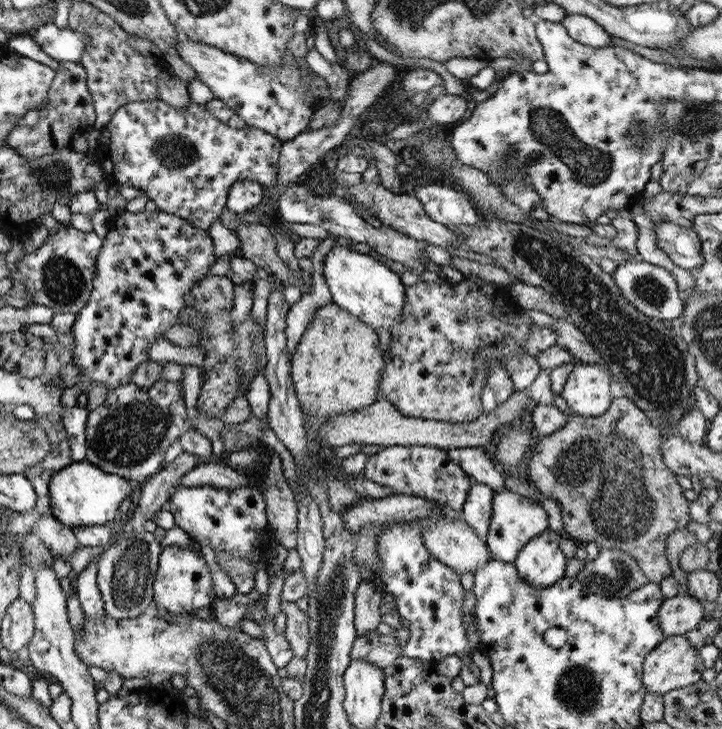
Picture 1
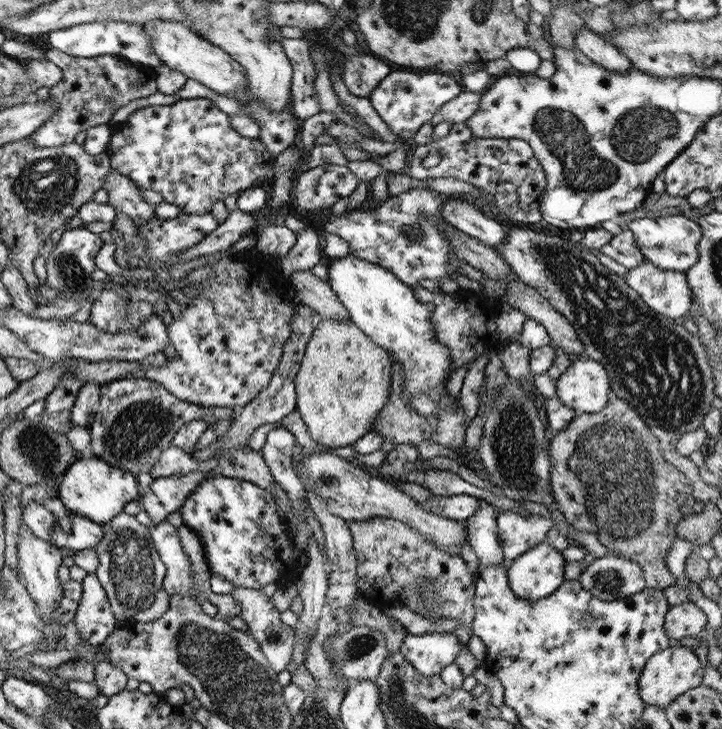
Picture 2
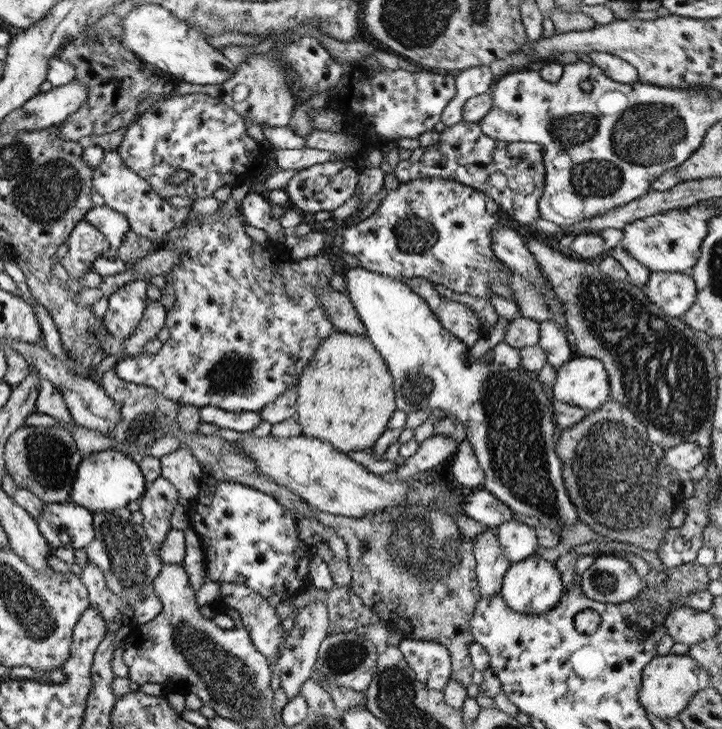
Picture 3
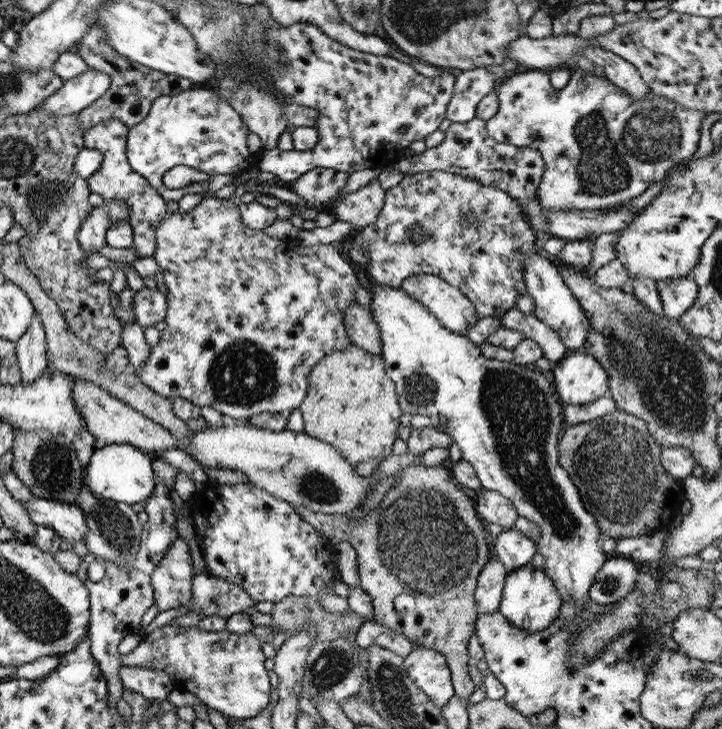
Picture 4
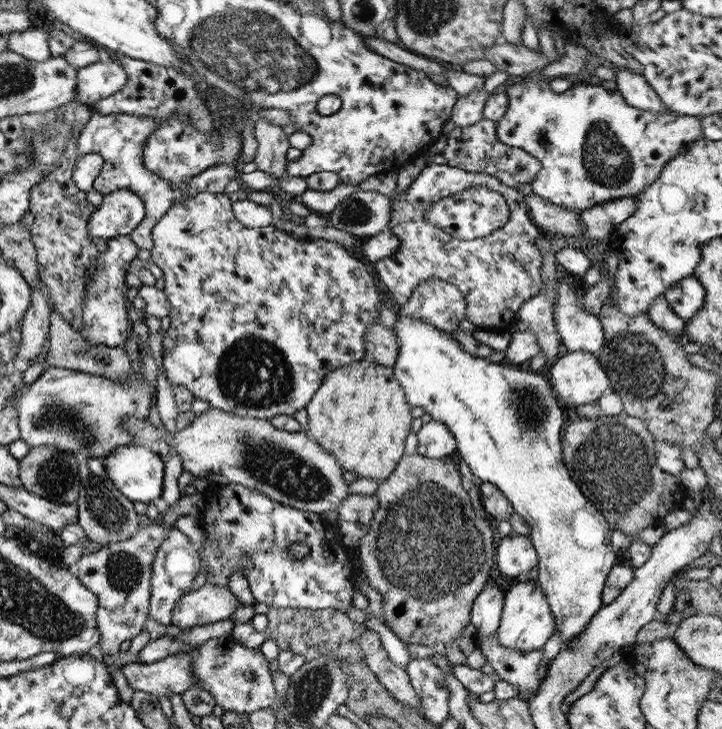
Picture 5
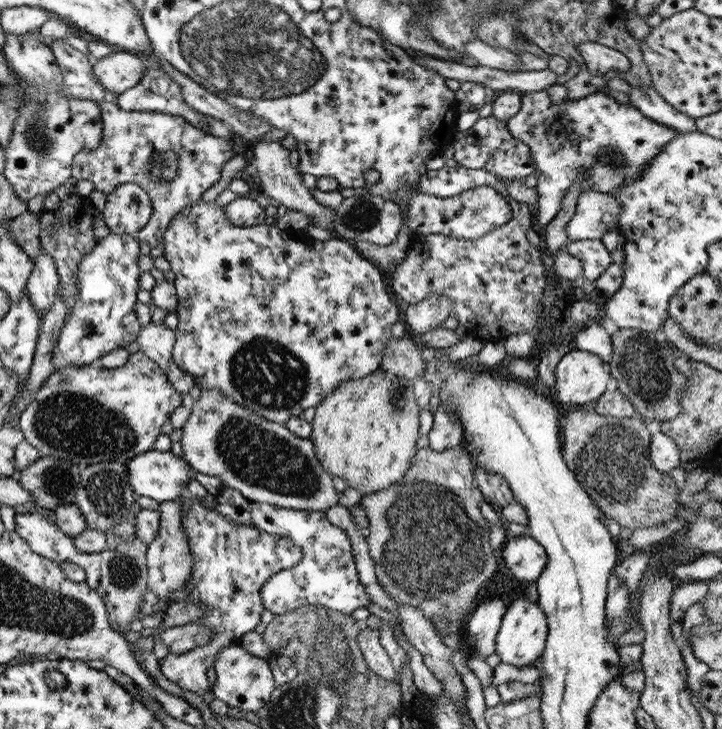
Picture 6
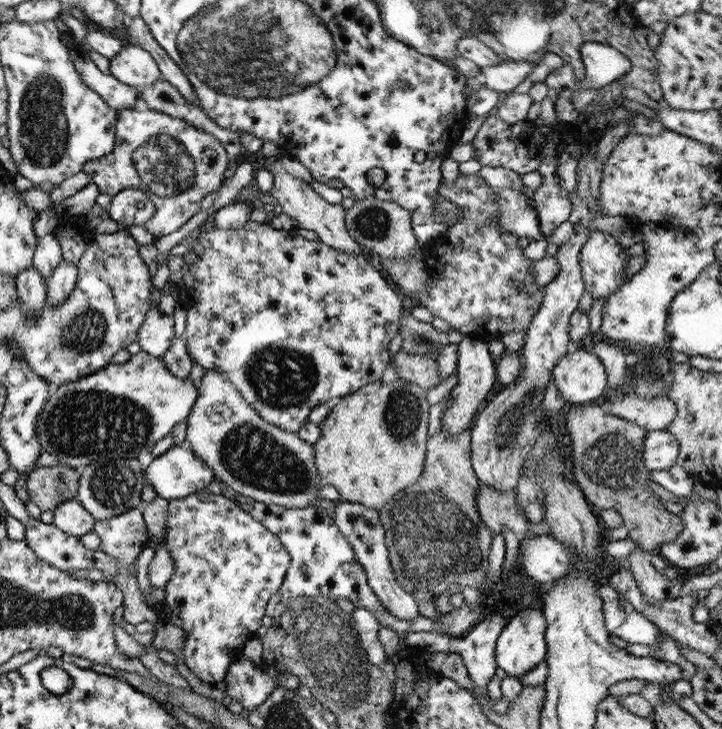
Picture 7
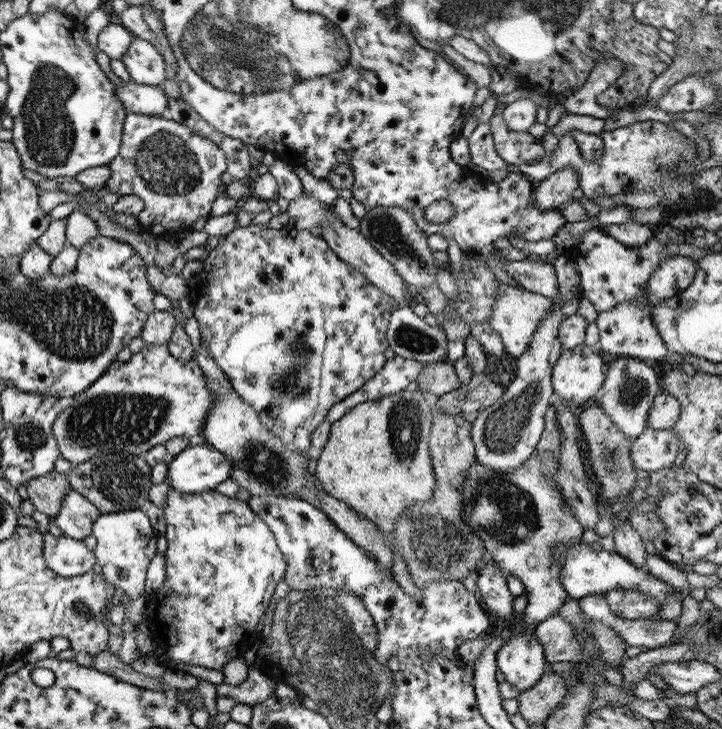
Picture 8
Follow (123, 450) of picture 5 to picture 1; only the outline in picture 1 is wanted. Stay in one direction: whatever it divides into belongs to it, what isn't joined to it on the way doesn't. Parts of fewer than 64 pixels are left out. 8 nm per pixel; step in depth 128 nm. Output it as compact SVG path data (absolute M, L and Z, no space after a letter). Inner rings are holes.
M86 461L72 462L54 472L48 482L48 512L65 527L106 525L118 514L119 503L130 496L131 485L127 479L103 472Z

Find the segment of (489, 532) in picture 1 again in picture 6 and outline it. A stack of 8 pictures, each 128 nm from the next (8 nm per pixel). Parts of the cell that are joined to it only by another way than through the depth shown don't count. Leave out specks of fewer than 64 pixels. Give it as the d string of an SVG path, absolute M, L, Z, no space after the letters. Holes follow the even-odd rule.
M527 534L508 538L501 549L501 558L514 578L524 583L535 581L546 566L545 551Z

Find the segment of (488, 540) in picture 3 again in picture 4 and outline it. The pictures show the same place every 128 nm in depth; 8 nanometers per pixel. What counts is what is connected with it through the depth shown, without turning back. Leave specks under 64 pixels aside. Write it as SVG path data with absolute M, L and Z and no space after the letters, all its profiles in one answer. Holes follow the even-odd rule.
M490 551L484 567L476 576L474 599L477 615L498 610L500 594L507 573L501 561Z

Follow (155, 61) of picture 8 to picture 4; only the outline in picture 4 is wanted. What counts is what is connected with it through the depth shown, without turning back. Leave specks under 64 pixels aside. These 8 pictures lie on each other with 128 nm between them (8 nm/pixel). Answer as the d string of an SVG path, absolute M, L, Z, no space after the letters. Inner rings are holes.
M88 68L79 76L62 81L62 85L53 94L44 98L33 109L46 110L58 118L78 113L97 100L108 89L109 83L108 74Z

